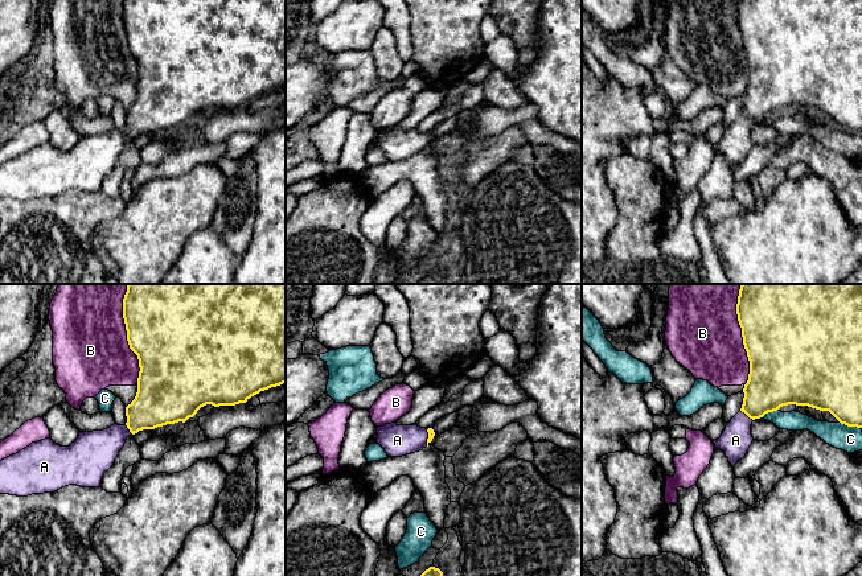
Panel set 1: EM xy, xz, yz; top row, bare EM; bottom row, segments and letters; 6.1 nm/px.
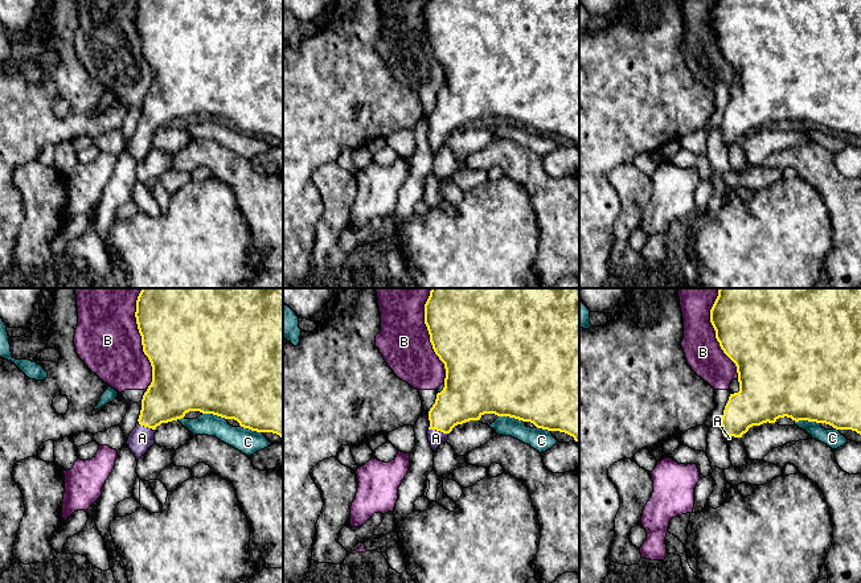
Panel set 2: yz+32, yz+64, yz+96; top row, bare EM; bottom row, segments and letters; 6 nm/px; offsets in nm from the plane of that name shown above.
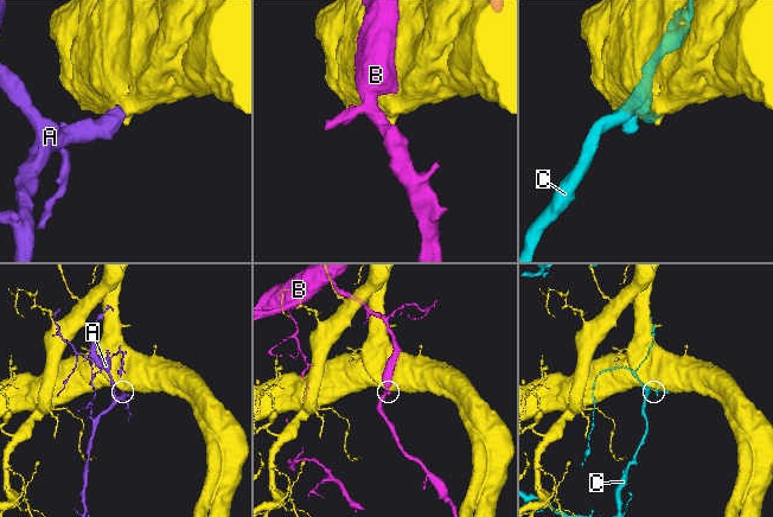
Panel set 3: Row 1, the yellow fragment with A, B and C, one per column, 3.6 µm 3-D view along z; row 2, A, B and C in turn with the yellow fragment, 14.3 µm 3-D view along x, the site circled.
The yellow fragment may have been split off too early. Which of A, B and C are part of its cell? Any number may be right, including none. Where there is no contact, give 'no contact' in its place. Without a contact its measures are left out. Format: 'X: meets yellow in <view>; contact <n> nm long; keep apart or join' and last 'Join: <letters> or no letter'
A: meets yellow in yz; contact 100 nm long; join
B: meets yellow in yz; contact 550 nm long; keep apart
C: meets yellow in yz; contact 130 nm long; keep apart
Join: A

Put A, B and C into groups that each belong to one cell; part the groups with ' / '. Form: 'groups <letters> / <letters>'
groups A / B / C

